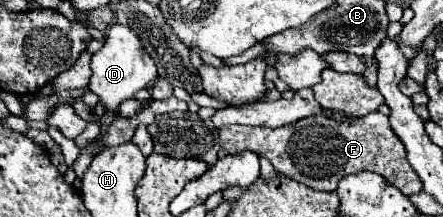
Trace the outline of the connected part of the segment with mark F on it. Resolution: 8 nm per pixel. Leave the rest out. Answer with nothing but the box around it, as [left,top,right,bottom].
[219,113,423,195]

